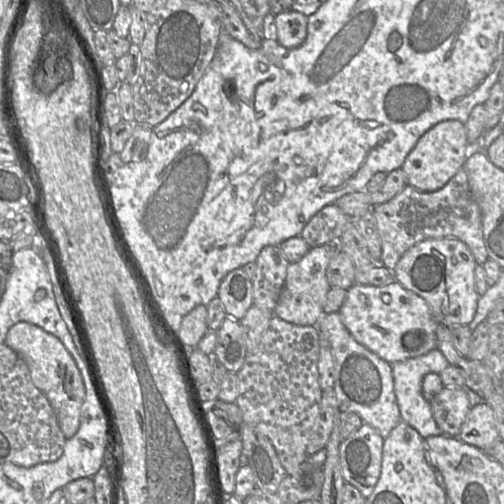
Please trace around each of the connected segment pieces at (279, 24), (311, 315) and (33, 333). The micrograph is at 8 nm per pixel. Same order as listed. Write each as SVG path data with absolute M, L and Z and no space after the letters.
M284 11L275 15L277 42L287 49L300 47L306 40L308 17L298 11Z
M329 242L310 248L301 260L289 263L286 280L274 309L275 316L298 326L316 326L324 314L323 306L331 288L326 277L326 270L337 252L334 242Z
M18 322L13 325L7 332L4 344L26 362L32 383L47 398L65 438L73 437L80 425L85 386L71 354L57 337L27 322Z

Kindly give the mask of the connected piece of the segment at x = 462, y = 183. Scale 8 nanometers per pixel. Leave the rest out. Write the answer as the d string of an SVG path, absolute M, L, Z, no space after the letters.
M462 167L441 189L422 192L407 185L394 198L373 206L372 213L377 221L381 238L381 262L393 270L401 256L417 243L436 238L456 238L467 245L477 264L483 266L488 260L485 246L482 214L470 191L466 171Z

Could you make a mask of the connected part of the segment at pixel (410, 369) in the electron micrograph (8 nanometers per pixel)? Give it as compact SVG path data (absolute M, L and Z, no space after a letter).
M433 349L428 353L409 358L403 361L392 363L392 373L394 380L394 392L399 407L401 420L413 427L424 439L430 436L442 435L442 430L437 426L430 406L422 393L423 378L428 373L440 373L449 366L449 362L438 349Z

